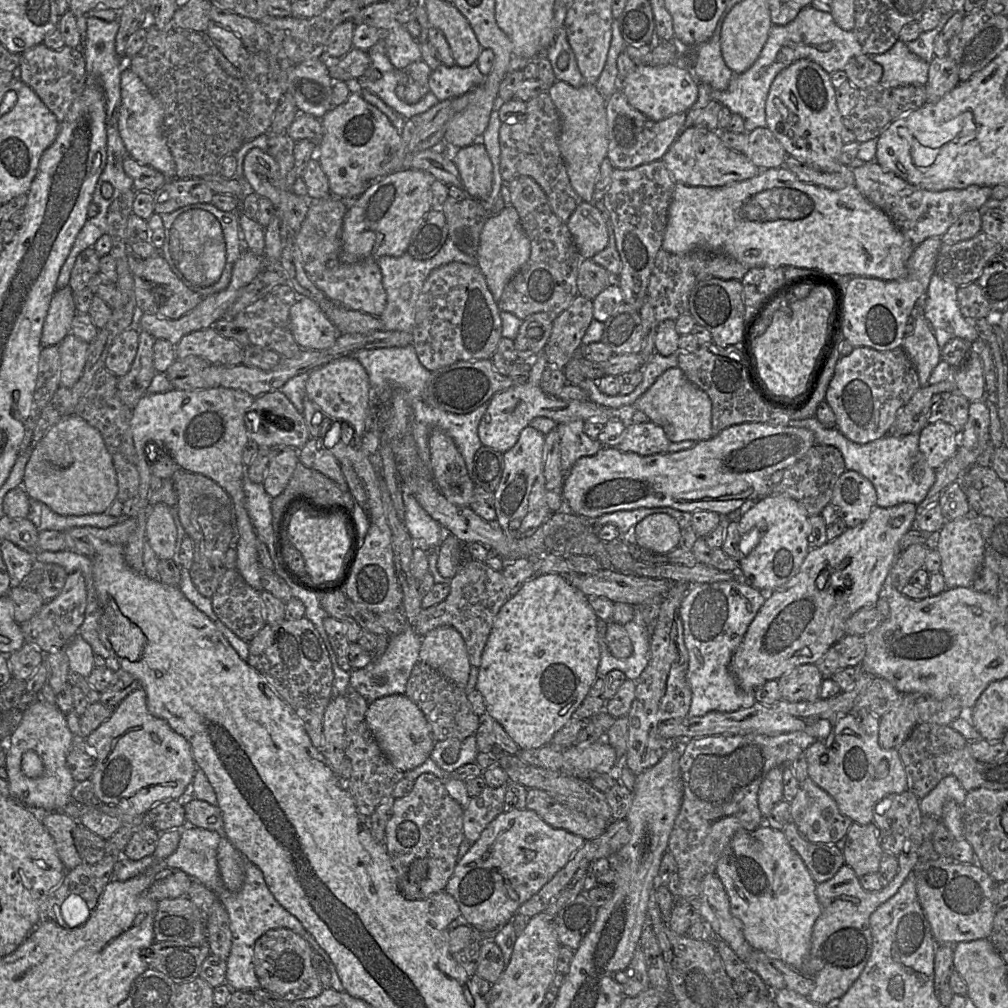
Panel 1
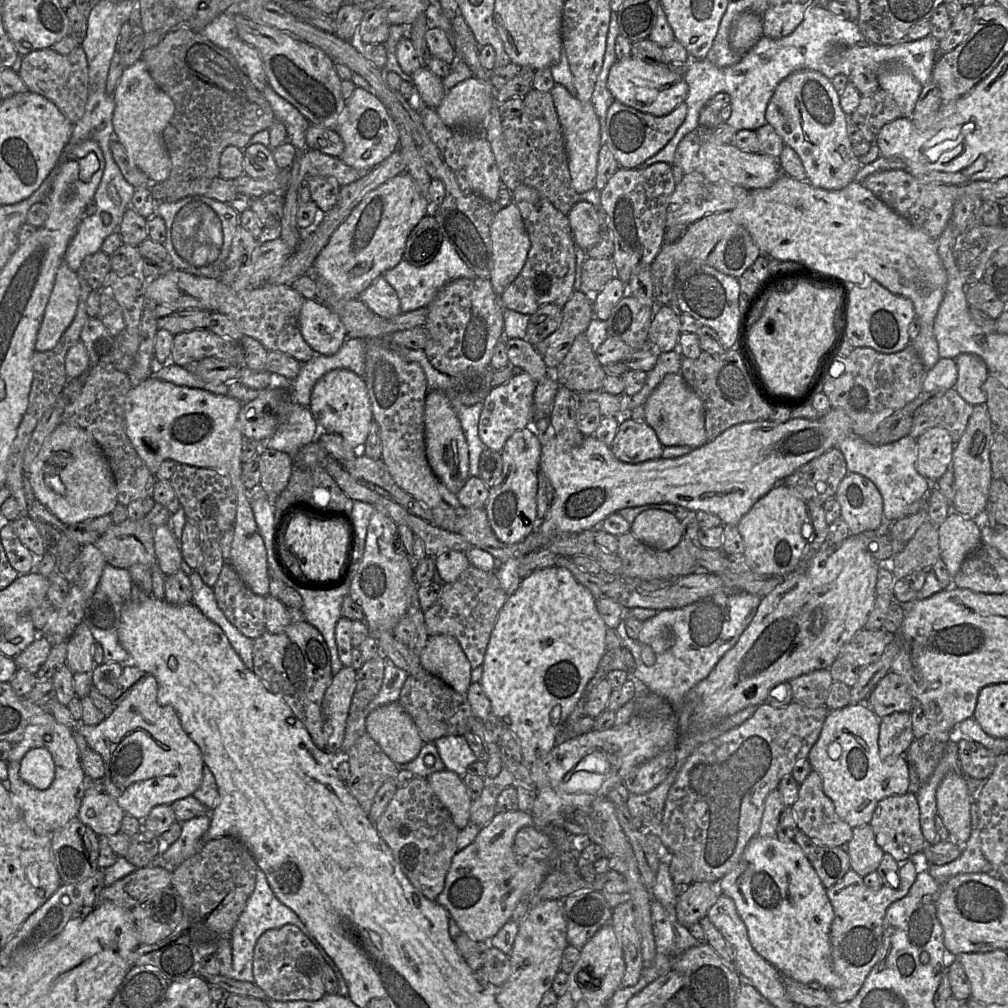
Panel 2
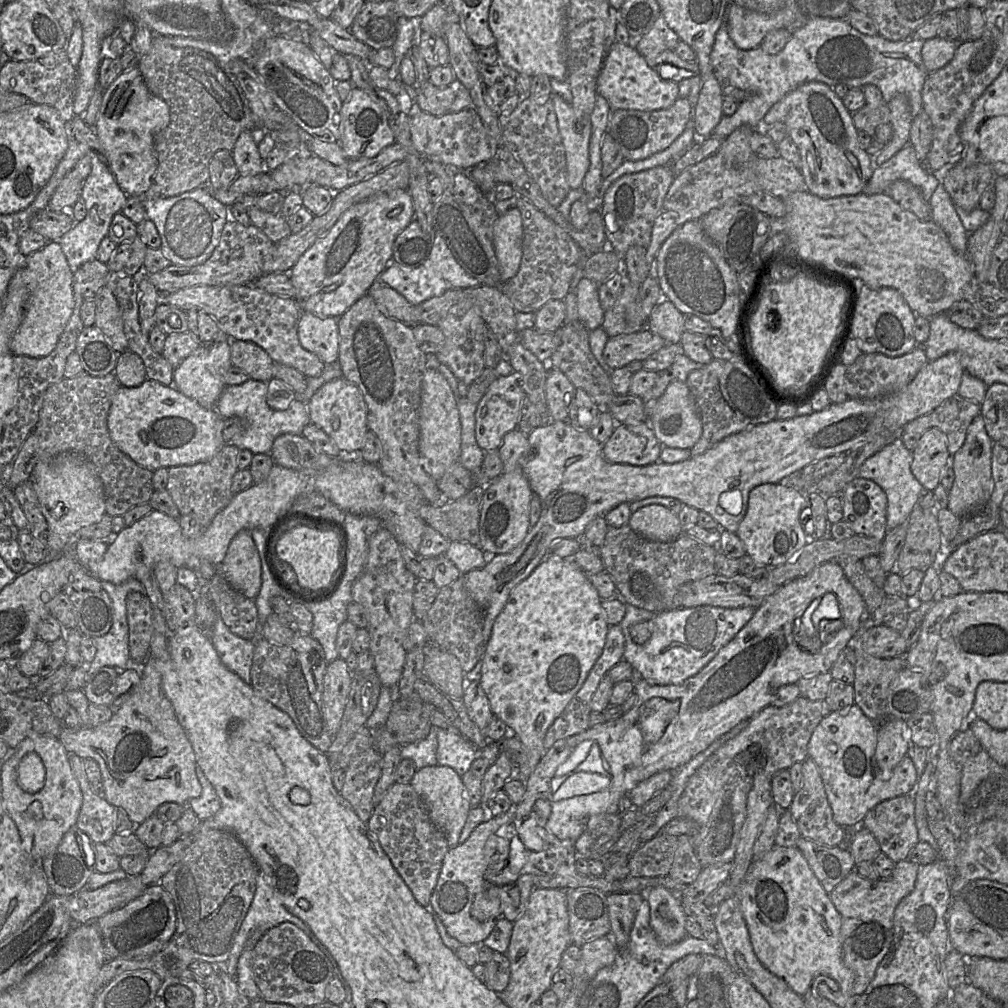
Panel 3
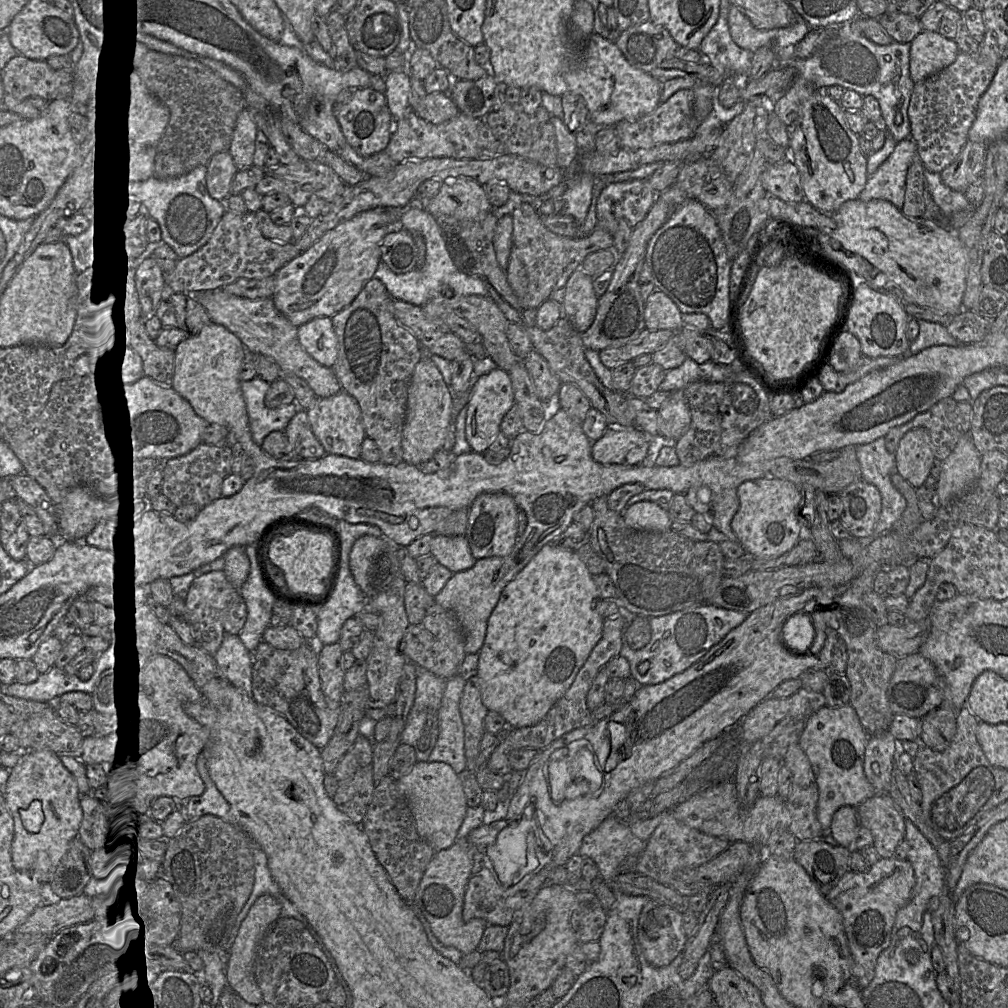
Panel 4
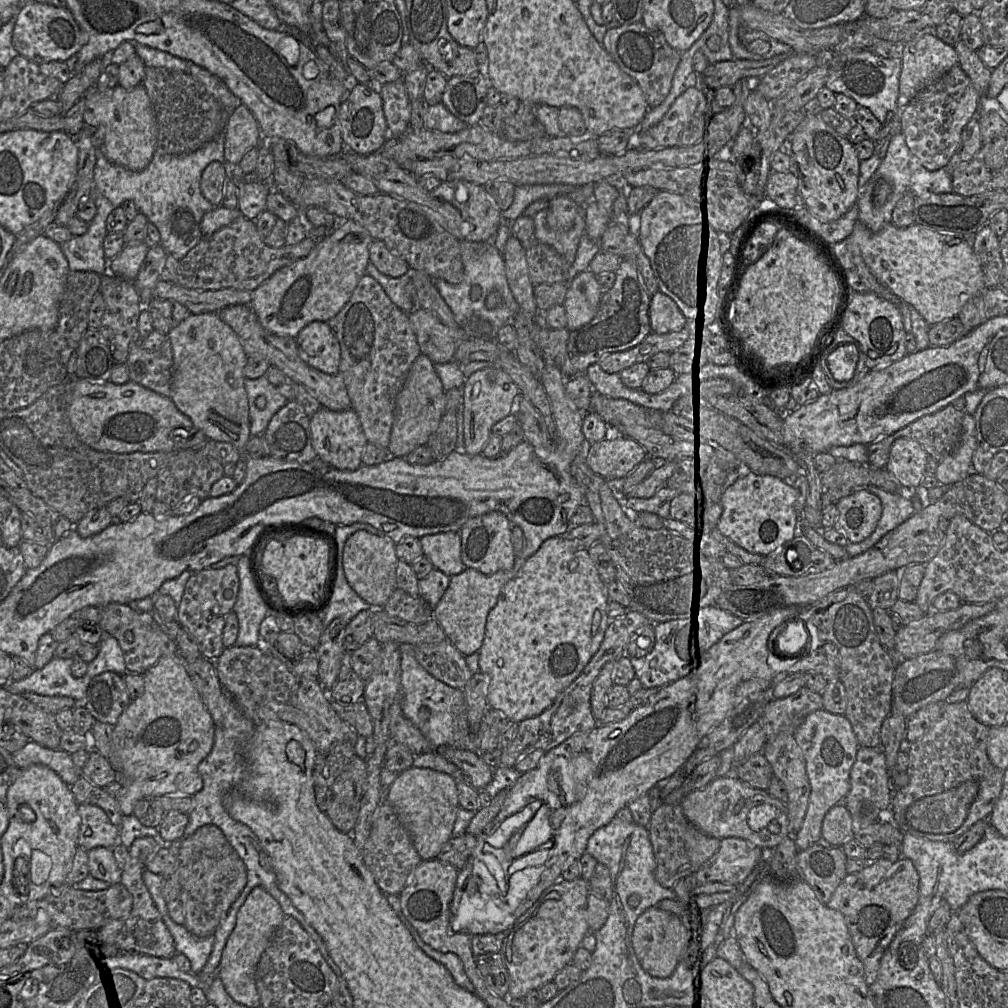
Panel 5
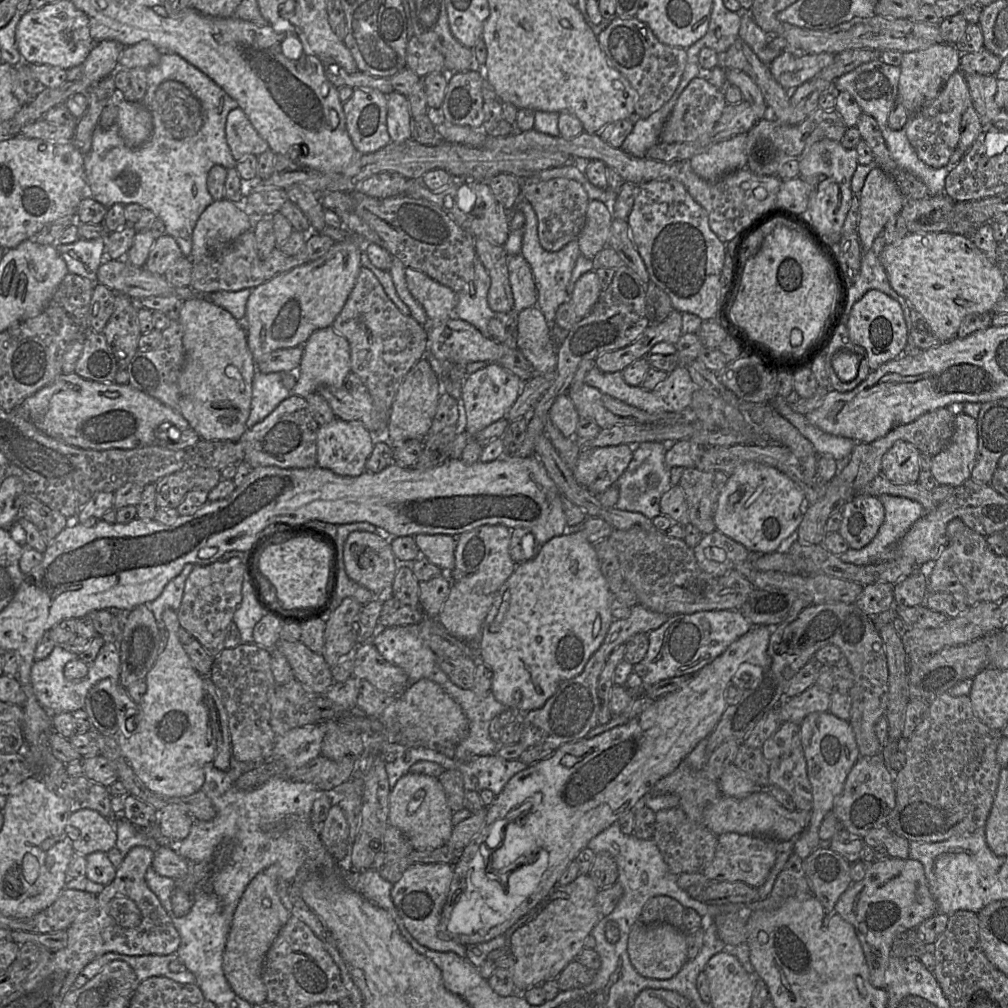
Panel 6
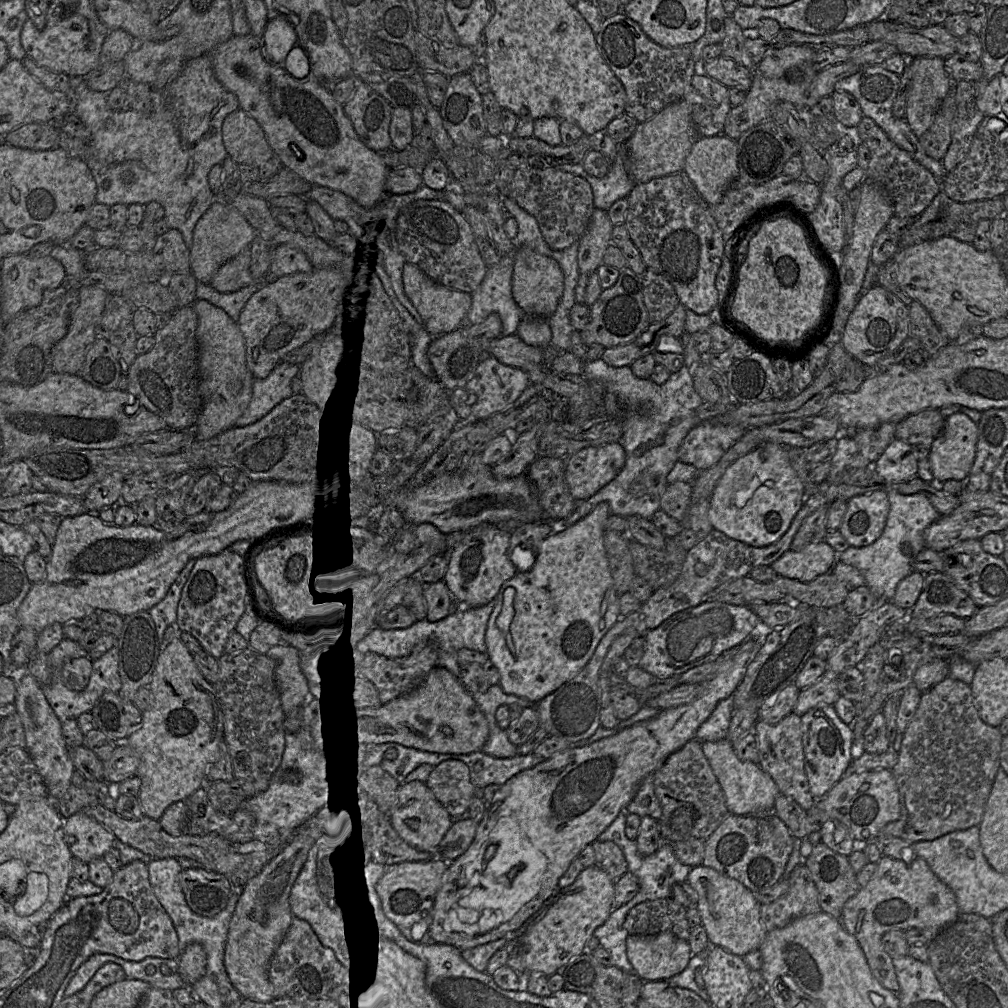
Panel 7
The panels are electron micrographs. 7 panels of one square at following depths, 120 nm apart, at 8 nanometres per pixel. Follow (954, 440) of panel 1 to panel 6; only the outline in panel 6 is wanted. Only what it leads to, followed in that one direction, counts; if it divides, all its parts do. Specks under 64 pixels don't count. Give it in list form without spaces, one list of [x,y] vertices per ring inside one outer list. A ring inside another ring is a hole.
[[[898,440],[884,454],[881,474],[895,484],[918,482],[920,451],[911,443]]]

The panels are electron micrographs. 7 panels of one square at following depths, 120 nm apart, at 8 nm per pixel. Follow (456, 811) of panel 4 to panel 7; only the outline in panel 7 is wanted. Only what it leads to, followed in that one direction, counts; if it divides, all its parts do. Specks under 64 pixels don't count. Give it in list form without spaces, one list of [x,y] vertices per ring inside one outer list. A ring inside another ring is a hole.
[[[418,780],[403,783],[400,786],[389,820],[394,830],[406,843],[425,852],[436,852],[446,832],[452,826],[448,811],[436,799],[428,786]]]

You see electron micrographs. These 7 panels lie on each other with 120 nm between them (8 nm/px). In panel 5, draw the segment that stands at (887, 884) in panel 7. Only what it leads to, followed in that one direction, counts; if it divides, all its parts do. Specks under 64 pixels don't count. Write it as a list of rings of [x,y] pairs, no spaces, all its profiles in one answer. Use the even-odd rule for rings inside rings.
[[[905,857],[897,861],[880,858],[867,862],[860,872],[847,874],[833,893],[827,905],[845,917],[868,986],[875,982],[885,950],[914,911],[918,898],[919,874],[913,862]]]

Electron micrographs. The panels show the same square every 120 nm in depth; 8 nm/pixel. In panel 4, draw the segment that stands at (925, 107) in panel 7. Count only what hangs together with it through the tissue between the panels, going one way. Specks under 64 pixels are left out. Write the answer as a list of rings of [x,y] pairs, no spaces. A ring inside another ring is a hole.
[[[922,31],[910,42],[910,77],[914,83],[924,80],[952,64],[959,52],[954,39],[948,39],[937,31]]]

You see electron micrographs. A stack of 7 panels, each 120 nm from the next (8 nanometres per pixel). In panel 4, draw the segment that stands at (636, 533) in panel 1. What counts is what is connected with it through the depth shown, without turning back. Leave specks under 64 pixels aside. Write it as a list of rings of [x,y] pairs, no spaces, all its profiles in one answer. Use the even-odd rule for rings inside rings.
[[[638,501],[625,508],[623,518],[626,524],[648,531],[671,529],[672,519],[667,510],[653,501]]]

